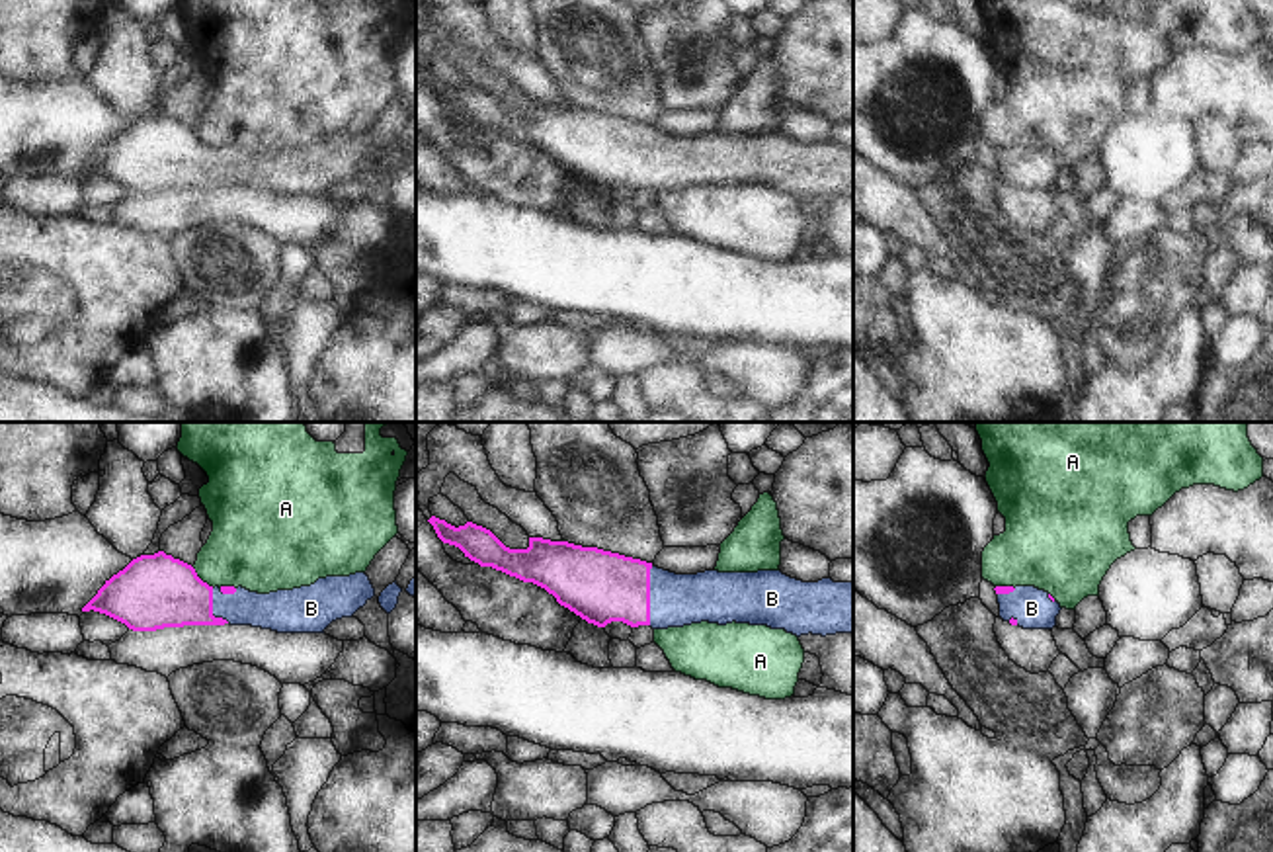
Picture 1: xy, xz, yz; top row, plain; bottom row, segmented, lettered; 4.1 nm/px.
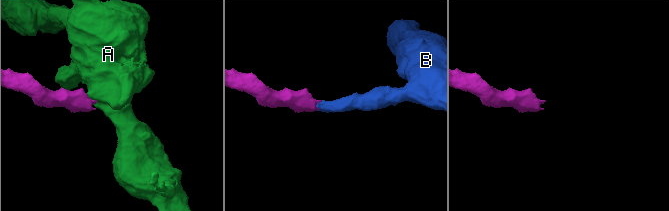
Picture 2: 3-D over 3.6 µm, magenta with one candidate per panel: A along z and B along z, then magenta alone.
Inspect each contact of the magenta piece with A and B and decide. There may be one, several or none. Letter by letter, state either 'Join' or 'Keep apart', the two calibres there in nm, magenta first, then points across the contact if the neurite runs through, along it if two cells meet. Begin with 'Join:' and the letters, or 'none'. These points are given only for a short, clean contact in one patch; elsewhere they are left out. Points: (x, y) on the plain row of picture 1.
Join: B
A: Keep apart. Thickness 300 nm (magenta) against 340 nm. Boundary: xy (192, 129), (213, 149)
B: Join. Thickness 300 nm (magenta) against 220 nm. Path across: xz (602, 149), (649, 157), (676, 163).

